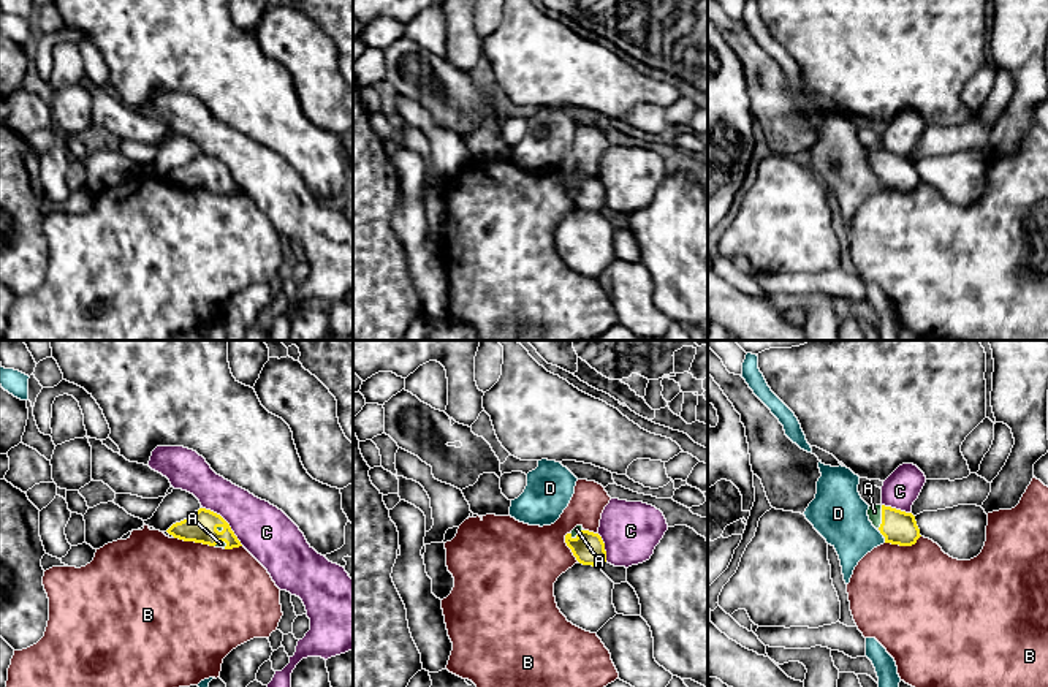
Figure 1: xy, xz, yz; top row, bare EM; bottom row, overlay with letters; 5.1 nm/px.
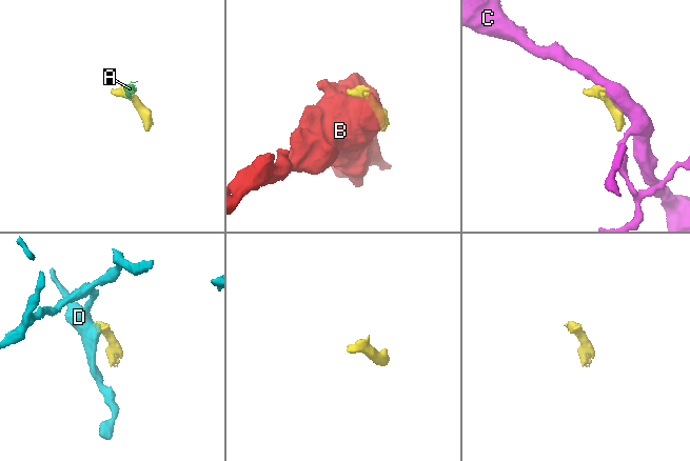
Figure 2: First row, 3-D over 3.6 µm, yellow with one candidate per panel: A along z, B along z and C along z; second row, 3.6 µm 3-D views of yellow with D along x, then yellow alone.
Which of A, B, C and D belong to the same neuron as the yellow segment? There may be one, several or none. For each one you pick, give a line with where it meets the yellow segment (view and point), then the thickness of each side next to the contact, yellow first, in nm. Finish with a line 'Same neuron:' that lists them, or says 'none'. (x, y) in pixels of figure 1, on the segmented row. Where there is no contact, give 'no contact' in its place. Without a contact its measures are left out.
A: contact yz (882, 518); calibres 170 and 70 nm
Same neuron: A

